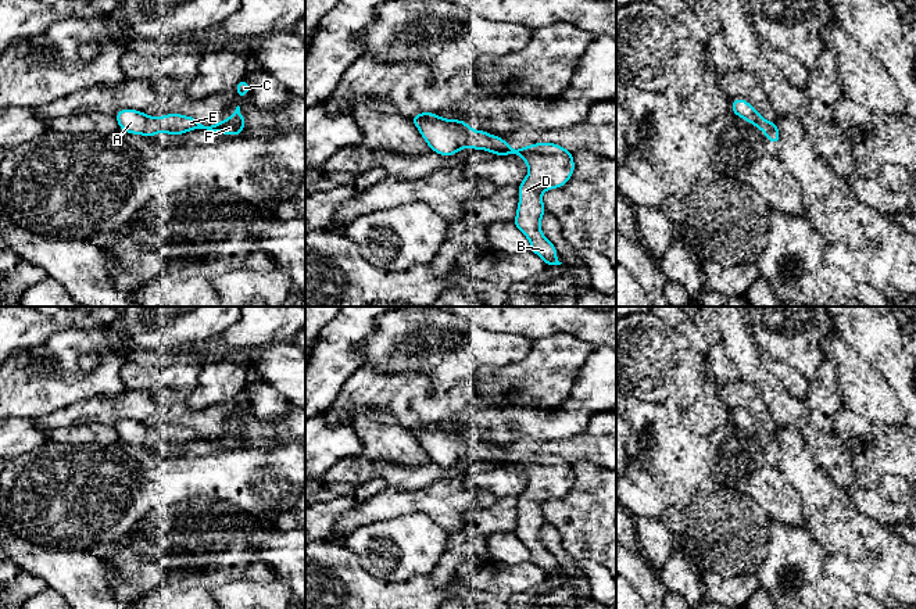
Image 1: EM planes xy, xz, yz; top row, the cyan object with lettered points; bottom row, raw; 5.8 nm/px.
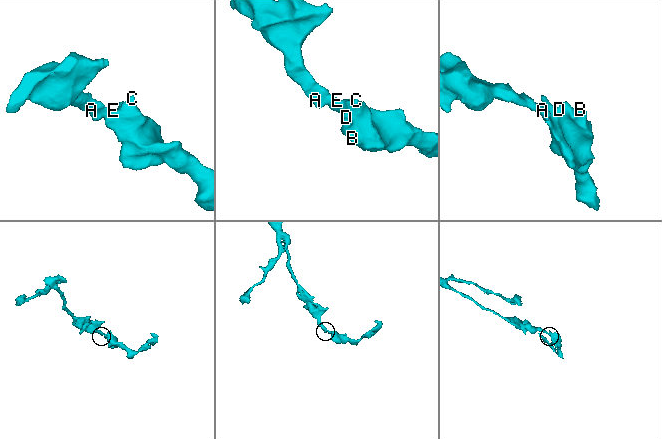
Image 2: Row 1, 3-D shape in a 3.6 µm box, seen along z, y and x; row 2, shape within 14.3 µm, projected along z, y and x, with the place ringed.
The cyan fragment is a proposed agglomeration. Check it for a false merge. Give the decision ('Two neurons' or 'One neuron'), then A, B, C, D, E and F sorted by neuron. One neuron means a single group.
One neuron. Groups: A B C D E F

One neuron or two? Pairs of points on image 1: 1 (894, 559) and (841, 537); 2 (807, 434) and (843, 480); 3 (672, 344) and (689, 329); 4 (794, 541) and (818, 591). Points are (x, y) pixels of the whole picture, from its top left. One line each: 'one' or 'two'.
1: one
2: one
3: two
4: one

